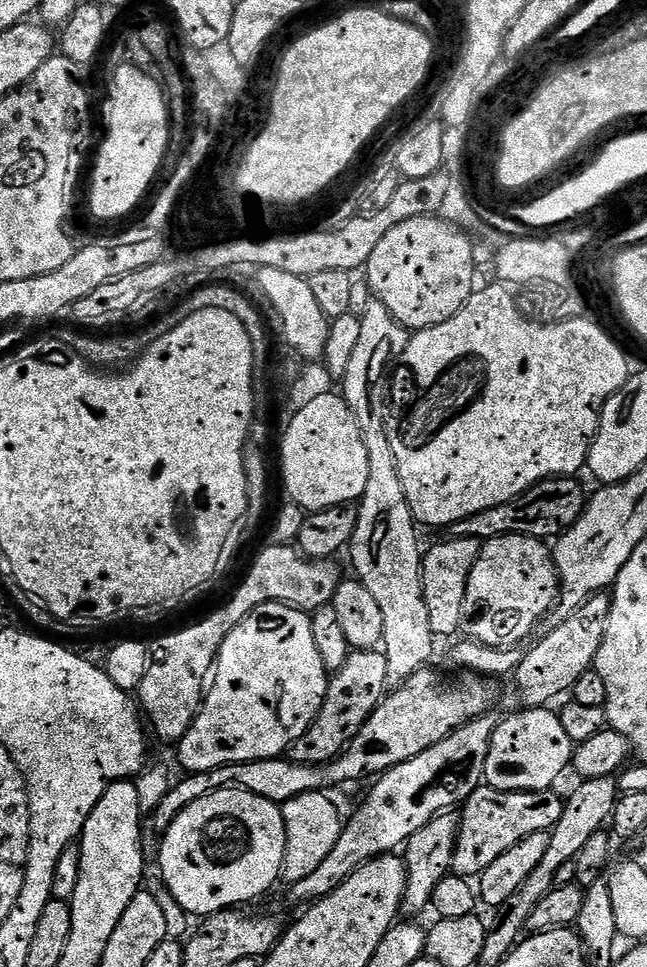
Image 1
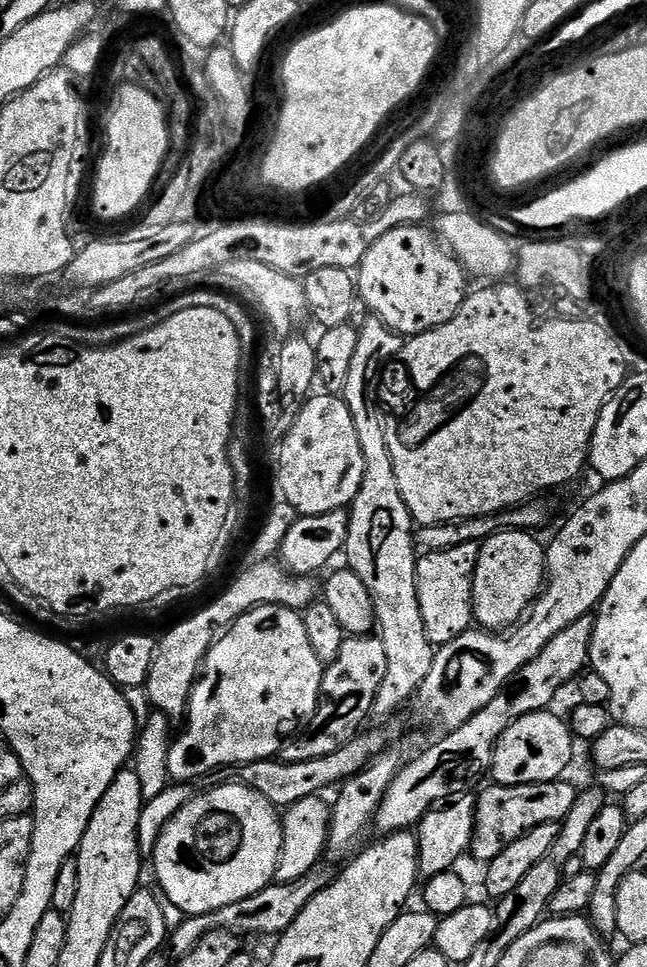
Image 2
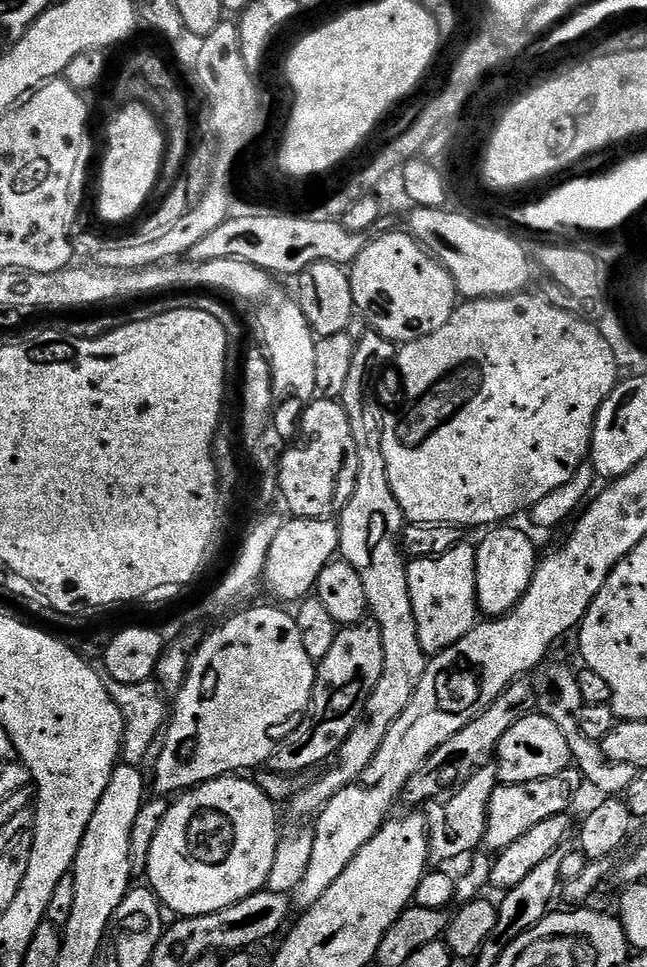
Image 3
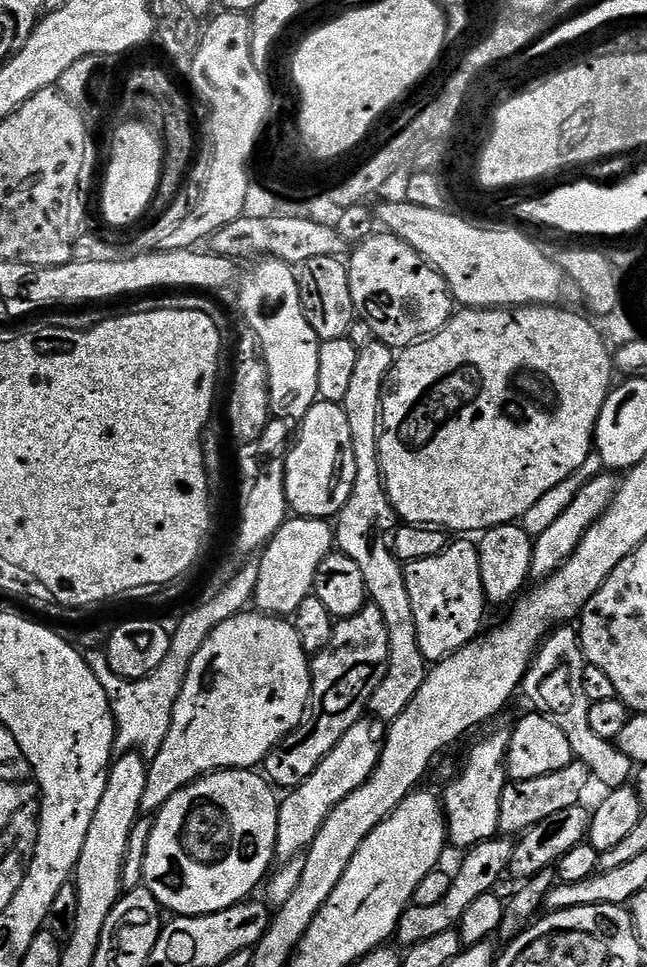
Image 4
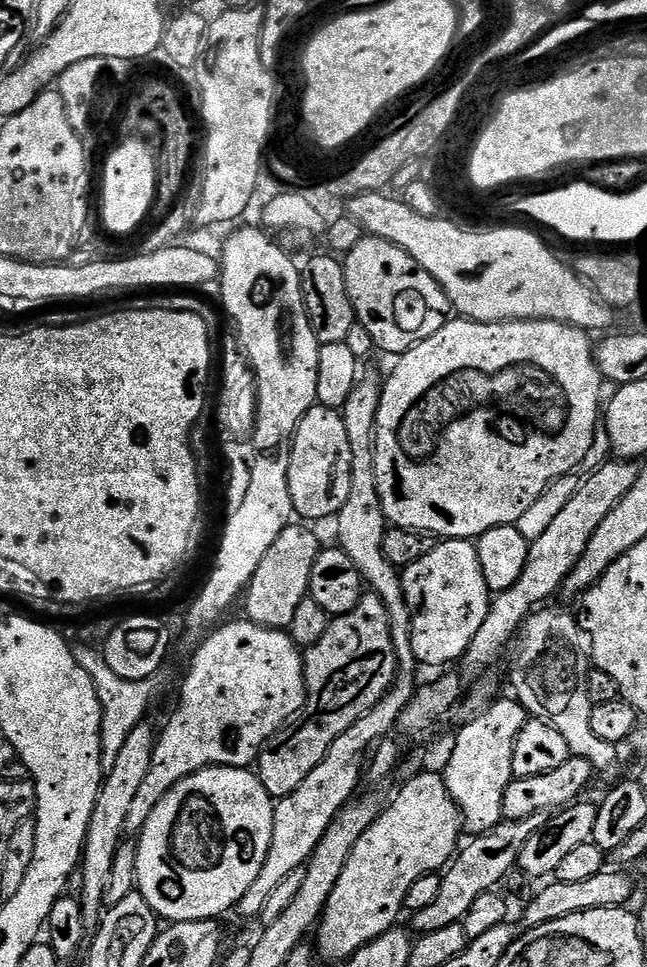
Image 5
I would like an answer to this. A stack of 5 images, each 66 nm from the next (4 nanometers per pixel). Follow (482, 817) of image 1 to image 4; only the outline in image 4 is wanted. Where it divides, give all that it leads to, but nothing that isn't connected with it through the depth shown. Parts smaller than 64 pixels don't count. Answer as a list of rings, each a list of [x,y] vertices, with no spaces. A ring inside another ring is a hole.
[[[573,762],[554,774],[546,774],[542,778],[526,778],[512,780],[502,790],[502,806],[498,806],[498,822],[500,832],[516,838],[533,828],[538,822],[546,822],[546,818],[559,814],[561,810],[570,810],[570,806],[583,801],[584,791],[590,785],[590,773],[587,766]]]

